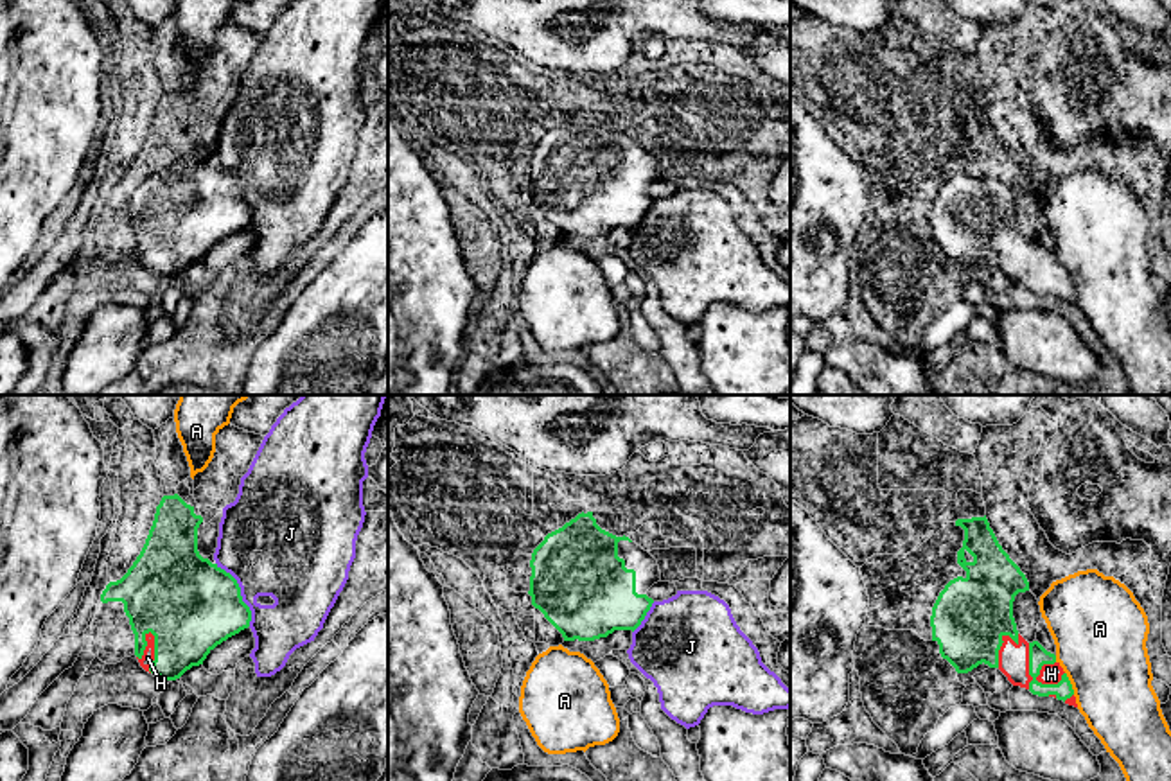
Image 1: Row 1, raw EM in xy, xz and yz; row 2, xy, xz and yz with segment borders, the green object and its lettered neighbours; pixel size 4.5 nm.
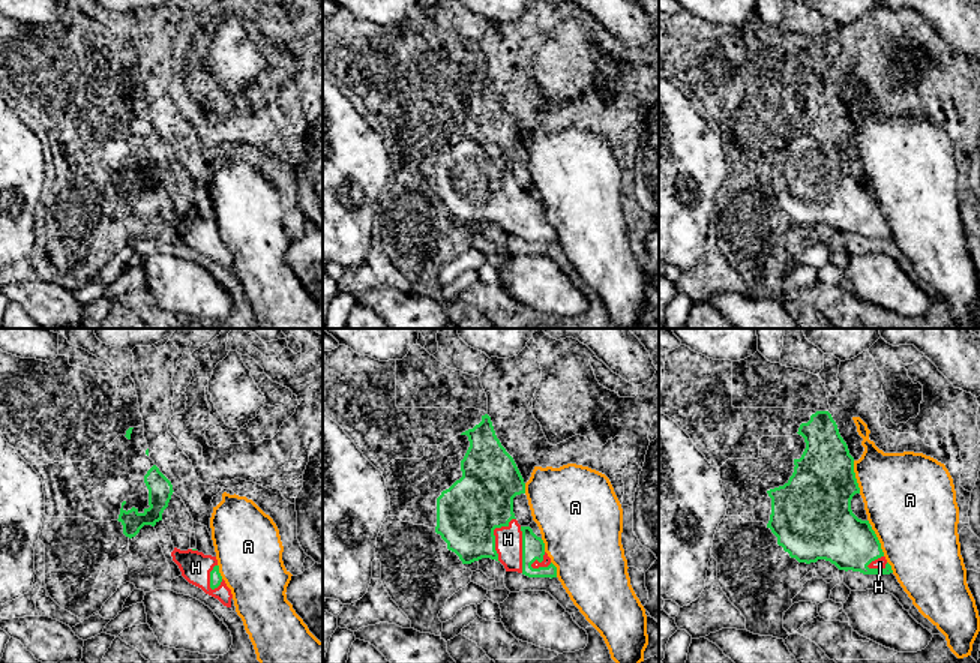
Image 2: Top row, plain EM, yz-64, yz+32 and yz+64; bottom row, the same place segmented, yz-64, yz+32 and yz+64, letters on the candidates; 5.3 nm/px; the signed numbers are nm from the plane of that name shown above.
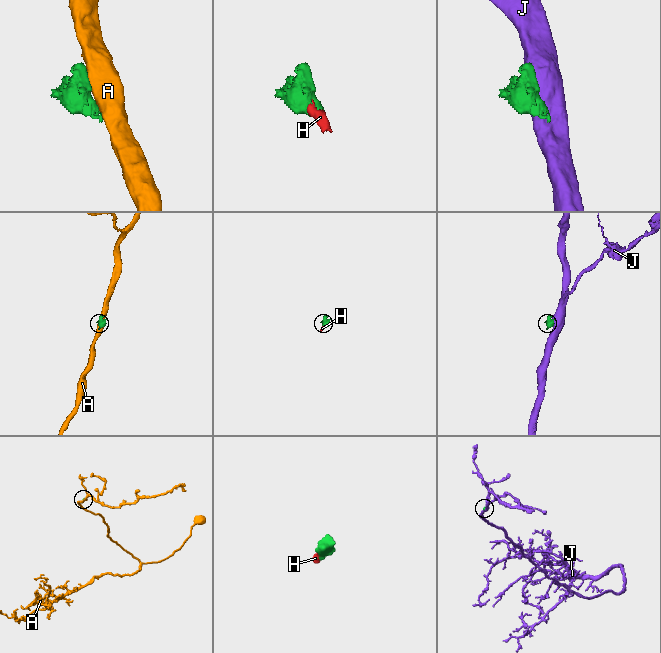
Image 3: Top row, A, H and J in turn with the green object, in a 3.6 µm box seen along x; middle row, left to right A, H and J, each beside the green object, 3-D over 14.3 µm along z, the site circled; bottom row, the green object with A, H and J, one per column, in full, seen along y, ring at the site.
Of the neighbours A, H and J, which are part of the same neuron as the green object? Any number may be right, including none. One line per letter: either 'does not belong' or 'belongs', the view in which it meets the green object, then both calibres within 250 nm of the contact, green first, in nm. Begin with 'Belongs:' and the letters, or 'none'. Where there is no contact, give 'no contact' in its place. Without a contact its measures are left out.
Belongs: H
A: does not belong | yz | 90/400 nm
H: belongs | yz | 90/100 nm
J: does not belong | xy | 420/440 nm

